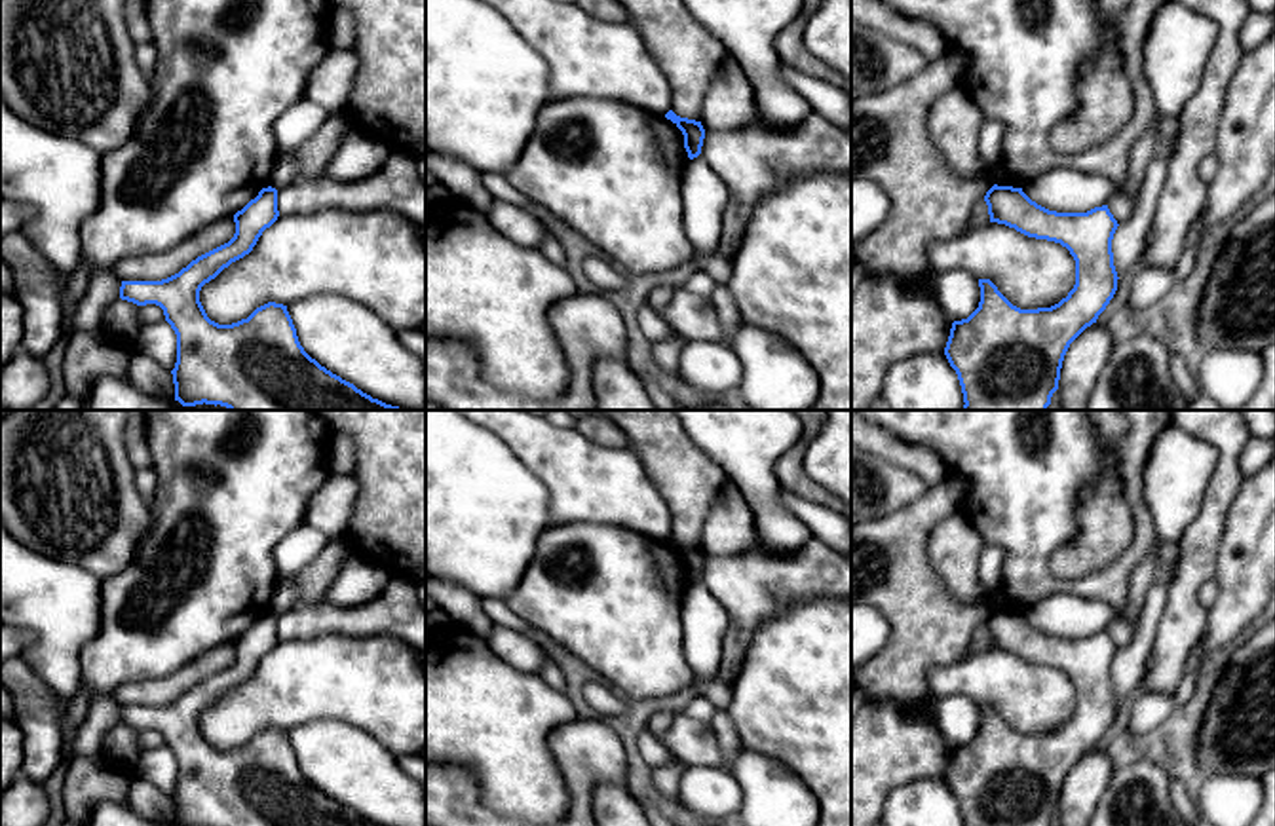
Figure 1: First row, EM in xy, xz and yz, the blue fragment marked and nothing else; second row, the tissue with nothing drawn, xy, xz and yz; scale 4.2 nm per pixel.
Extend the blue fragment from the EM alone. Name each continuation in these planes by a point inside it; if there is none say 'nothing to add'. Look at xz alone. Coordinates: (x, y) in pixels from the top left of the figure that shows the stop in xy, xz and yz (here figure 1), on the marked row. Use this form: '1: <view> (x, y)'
nothing to add

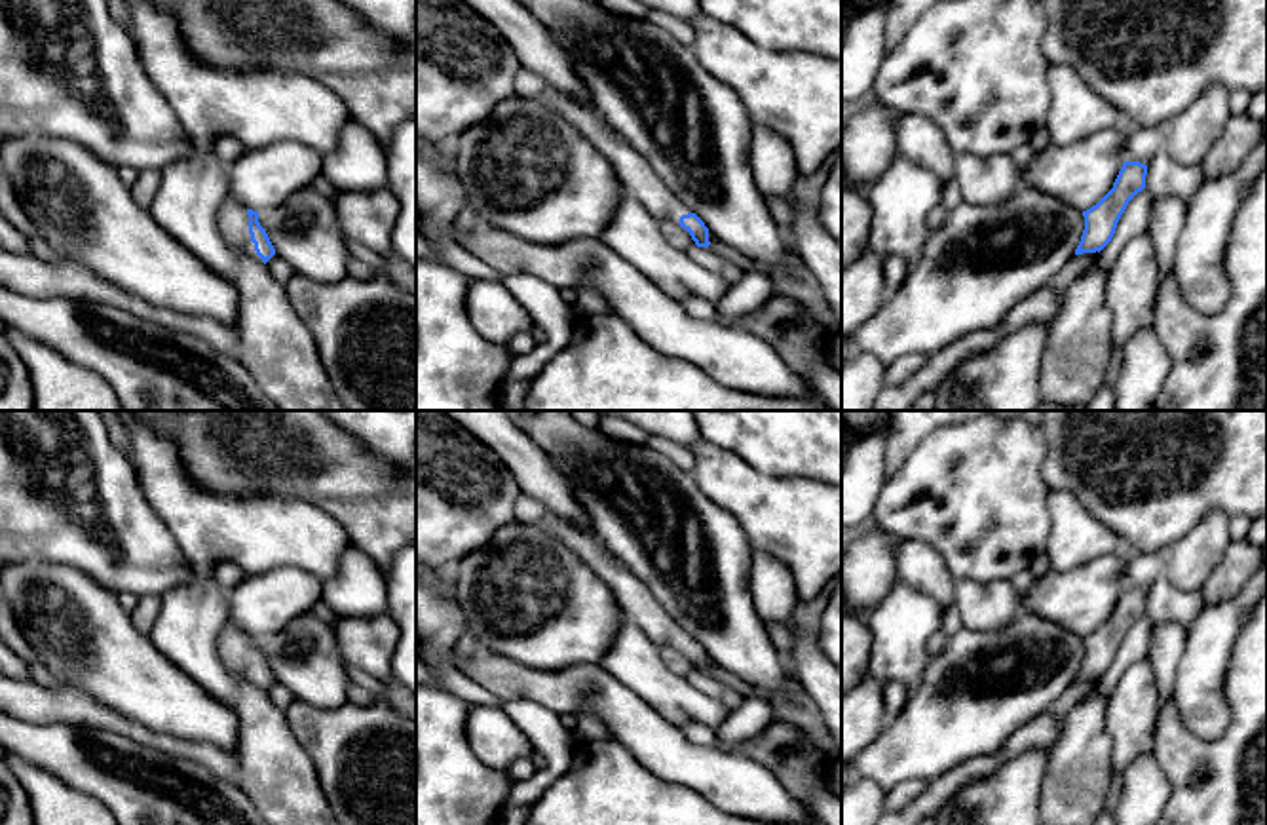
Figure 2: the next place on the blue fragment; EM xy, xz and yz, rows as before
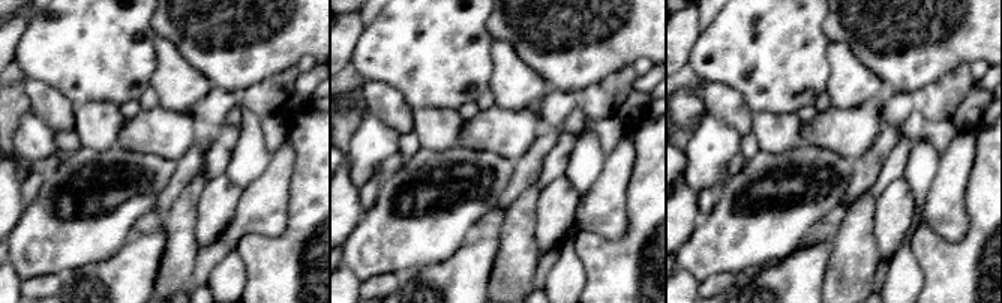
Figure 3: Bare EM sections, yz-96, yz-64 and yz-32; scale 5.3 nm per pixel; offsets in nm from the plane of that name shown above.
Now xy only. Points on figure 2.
1: xy (232, 219)

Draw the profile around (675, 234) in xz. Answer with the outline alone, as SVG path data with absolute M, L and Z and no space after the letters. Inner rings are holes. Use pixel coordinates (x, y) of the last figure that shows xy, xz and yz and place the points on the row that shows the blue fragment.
M661 221L661 234L676 249L691 251L695 247L690 232L684 230L678 222Z

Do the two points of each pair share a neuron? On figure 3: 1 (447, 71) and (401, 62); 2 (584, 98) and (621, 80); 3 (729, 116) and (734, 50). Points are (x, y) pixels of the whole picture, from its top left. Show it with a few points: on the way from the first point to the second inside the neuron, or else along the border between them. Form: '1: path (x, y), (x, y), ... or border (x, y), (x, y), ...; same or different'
1: path (435, 62), (413, 62); same
2: path (593, 98), (603, 98), (612, 89); same
3: border (704, 81), (729, 84), (753, 111); different

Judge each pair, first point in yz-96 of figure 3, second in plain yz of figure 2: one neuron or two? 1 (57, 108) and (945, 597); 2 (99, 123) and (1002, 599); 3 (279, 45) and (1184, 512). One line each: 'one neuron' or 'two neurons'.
1: one neuron
2: one neuron
3: one neuron

